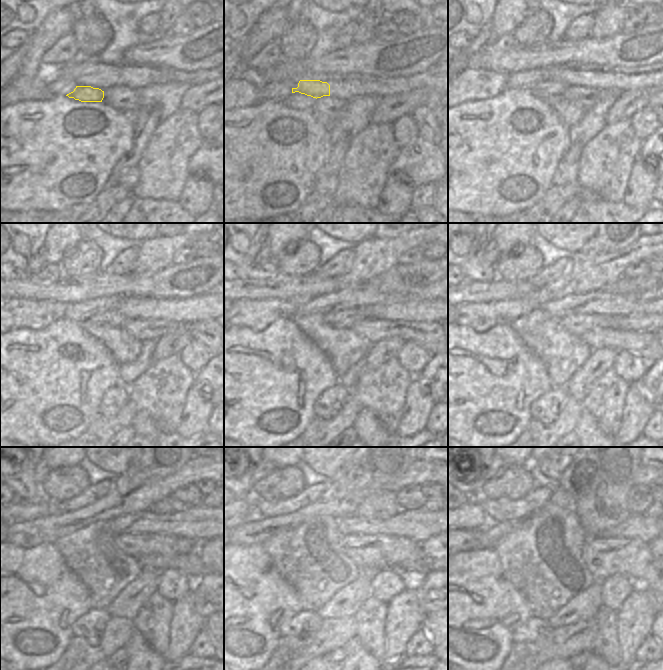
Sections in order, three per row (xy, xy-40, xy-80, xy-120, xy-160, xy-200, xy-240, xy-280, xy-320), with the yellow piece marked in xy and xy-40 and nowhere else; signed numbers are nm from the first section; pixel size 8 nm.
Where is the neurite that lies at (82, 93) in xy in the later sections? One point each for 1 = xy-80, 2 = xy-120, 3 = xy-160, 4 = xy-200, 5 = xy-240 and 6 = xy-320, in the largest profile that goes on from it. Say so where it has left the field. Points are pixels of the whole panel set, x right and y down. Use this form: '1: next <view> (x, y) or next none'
1: next xy-80 (542, 89)
2: next xy-120 (114, 319)
3: next xy-160 (347, 318)
4: next xy-200 (579, 324)
5: next xy-240 (137, 546)
6: next xy-320 (604, 557)

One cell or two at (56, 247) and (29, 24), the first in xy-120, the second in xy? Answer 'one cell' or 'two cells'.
two cells

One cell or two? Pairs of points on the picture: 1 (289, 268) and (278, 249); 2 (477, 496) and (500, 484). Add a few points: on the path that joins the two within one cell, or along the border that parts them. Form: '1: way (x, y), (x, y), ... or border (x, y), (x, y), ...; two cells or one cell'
1: border (301, 242), (291, 242), (275, 261); two cells
2: border (483, 480), (480, 491), (487, 498); two cells

